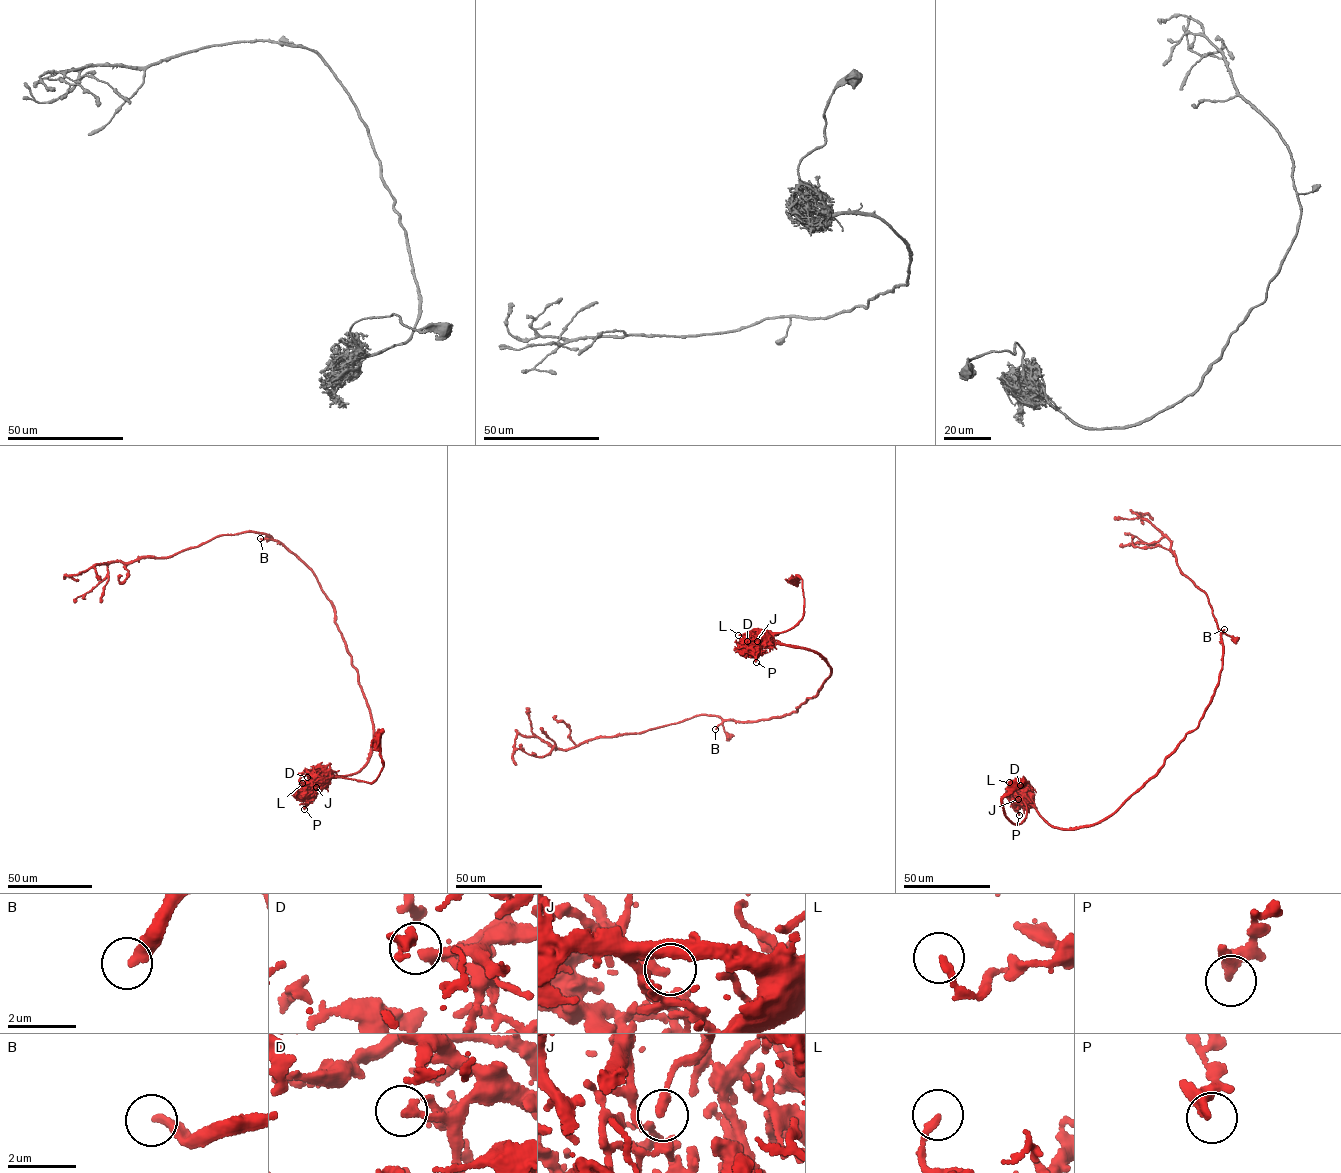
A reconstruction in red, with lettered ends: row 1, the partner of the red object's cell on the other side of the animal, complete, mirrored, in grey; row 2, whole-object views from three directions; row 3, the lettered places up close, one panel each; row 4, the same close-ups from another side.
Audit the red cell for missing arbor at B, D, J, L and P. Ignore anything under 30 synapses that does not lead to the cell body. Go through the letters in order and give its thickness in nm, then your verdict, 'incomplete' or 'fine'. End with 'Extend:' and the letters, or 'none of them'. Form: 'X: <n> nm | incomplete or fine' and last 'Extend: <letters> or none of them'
B: 300 nm | incomplete
D: 190 nm | fine
J: 280 nm | fine
L: 190 nm | fine
P: 240 nm | fine
Extend: B

